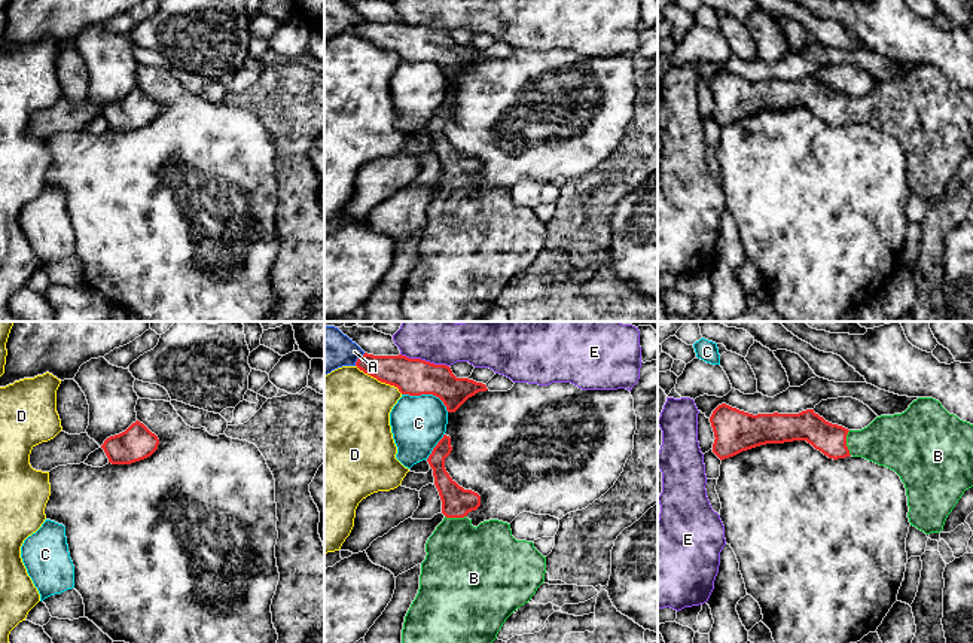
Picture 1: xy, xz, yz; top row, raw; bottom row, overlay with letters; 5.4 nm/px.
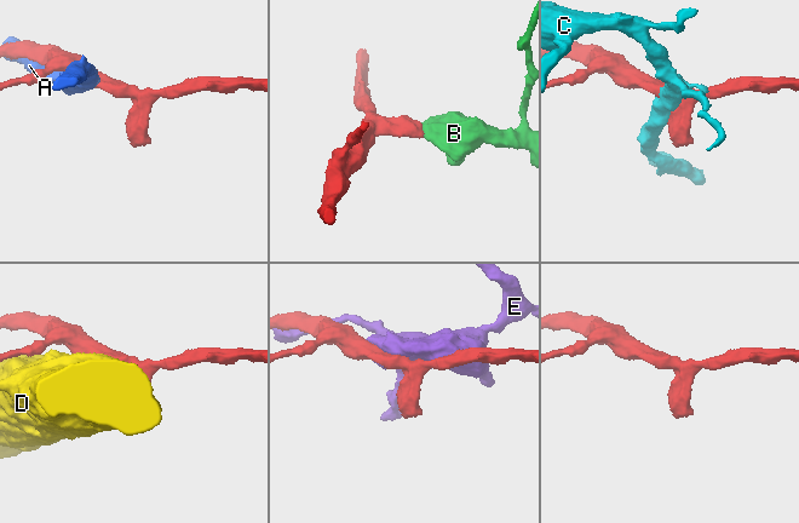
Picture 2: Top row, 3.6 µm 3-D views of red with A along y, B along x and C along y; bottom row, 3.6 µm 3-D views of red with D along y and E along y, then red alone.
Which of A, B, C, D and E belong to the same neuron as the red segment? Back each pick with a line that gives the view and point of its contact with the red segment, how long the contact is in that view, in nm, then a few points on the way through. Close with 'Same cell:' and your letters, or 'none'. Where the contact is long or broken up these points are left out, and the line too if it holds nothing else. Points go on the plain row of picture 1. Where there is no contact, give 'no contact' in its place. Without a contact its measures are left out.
B: contact yz (845, 109); length 140 nm; way yz (830, 106), (845, 109), (891, 107)
Same cell: B

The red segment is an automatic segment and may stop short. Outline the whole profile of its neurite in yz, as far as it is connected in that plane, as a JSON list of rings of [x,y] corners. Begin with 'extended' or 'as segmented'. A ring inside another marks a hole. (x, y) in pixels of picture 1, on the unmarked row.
extended | [[[918,64],[905,79],[876,83],[861,97],[848,97],[842,92],[832,91],[815,80],[814,76],[806,76],[799,80],[774,79],[753,82],[726,70],[719,71],[713,77],[710,89],[716,104],[713,119],[720,127],[766,110],[806,107],[829,125],[838,127],[850,122],[863,124],[894,137],[906,155],[909,189],[925,201],[940,199],[948,182],[952,179],[964,158],[973,153],[973,91],[949,80],[942,70],[933,64]]]

